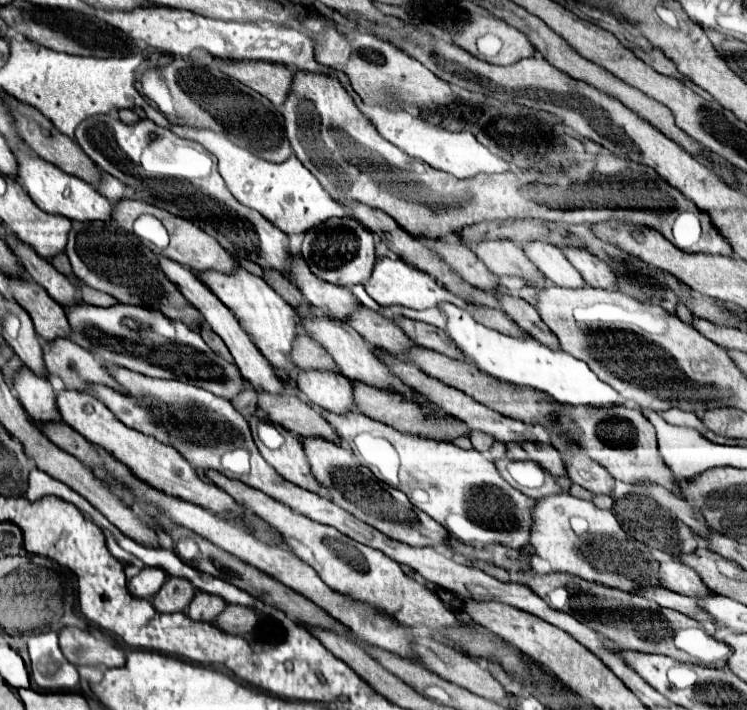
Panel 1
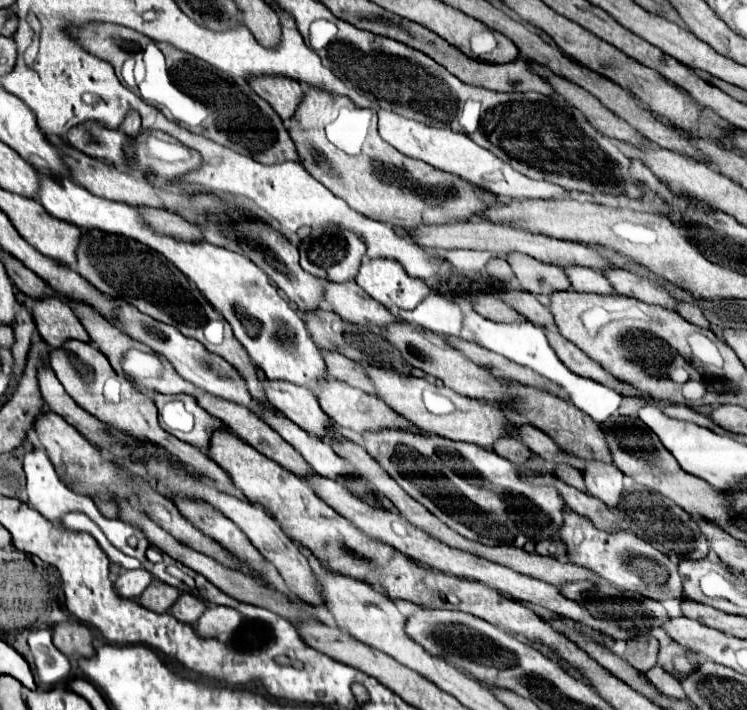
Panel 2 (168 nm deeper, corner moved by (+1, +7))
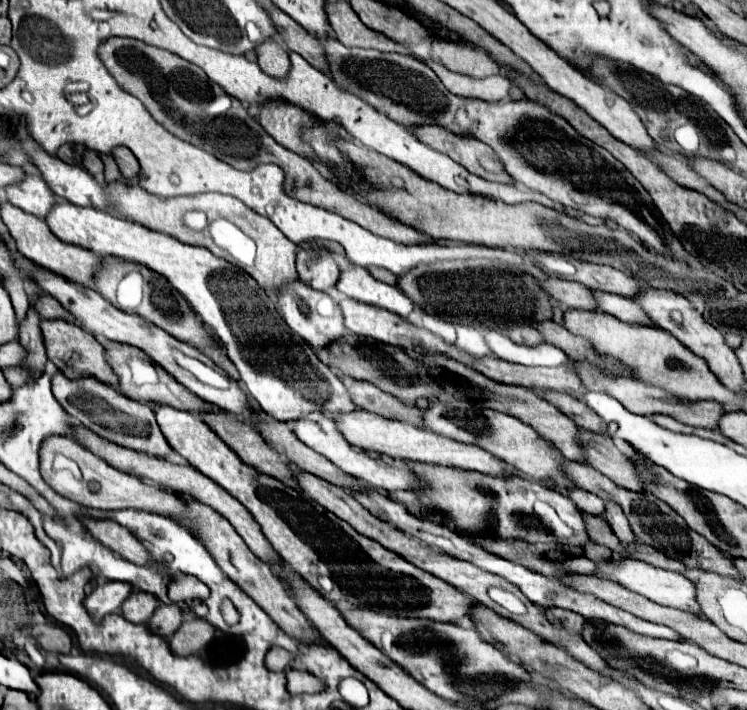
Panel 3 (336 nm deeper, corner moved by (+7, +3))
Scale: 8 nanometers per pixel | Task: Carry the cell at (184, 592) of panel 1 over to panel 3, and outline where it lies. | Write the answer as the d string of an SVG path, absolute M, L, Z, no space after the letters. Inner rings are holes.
M134 590L120 606L120 614L132 624L146 624L146 620L152 616L152 610L156 610L156 604L158 600L152 594Z

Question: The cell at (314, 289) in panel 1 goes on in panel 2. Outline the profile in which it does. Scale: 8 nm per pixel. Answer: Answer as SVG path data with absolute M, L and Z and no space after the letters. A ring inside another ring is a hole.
M324 282L324 302L350 324L384 326L396 320L388 308L366 296L366 292L362 292L356 282Z

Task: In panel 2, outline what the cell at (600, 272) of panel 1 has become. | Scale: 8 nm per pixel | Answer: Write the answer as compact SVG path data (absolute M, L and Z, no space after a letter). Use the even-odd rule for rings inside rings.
M608 268L602 274L606 276L606 280L612 284L612 288L618 294L626 294L626 296L630 294L638 300L648 302L648 304L658 304L668 310L674 310L676 300L664 288L658 288L652 280L632 274L628 270L620 270L620 268Z

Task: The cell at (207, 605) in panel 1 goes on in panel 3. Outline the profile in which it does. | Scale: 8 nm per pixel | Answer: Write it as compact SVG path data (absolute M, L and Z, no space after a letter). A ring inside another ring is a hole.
M158 604L158 608L154 610L152 618L148 620L148 628L150 632L156 632L162 638L170 638L176 628L182 624L182 610L174 604ZM156 628L164 628L164 630L156 630Z

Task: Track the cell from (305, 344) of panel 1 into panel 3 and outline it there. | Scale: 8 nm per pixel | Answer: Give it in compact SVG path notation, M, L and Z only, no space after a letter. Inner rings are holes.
M340 376L340 378L344 382L344 386L348 388L348 394L352 396L352 400L362 410L384 416L388 420L400 420L400 422L408 422L412 426L422 426L424 412L420 408L416 408L414 404L398 400L392 394L382 392L374 384L358 382L358 380L352 380L350 376Z

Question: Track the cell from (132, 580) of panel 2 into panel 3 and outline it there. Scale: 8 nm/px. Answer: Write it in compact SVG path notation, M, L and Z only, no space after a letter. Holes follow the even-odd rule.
M124 582L96 584L84 598L84 608L94 622L100 622L106 614L116 612L130 592L132 592L132 586Z

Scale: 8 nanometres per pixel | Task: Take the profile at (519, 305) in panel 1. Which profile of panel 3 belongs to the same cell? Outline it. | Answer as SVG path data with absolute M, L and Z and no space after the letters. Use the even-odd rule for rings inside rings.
M576 364L580 368L580 378L584 380L584 384L588 384L590 390L604 390L608 394L612 394L626 410L634 412L634 414L642 414L642 416L650 416L650 414L666 414L676 418L682 424L690 424L696 428L708 428L714 430L718 428L718 420L720 416L726 414L726 408L714 400L686 400L680 396L672 396L670 392L664 392L662 388L644 384L640 380L634 378L616 378L616 376L604 376L602 372L596 372L596 368L592 368L590 364Z

